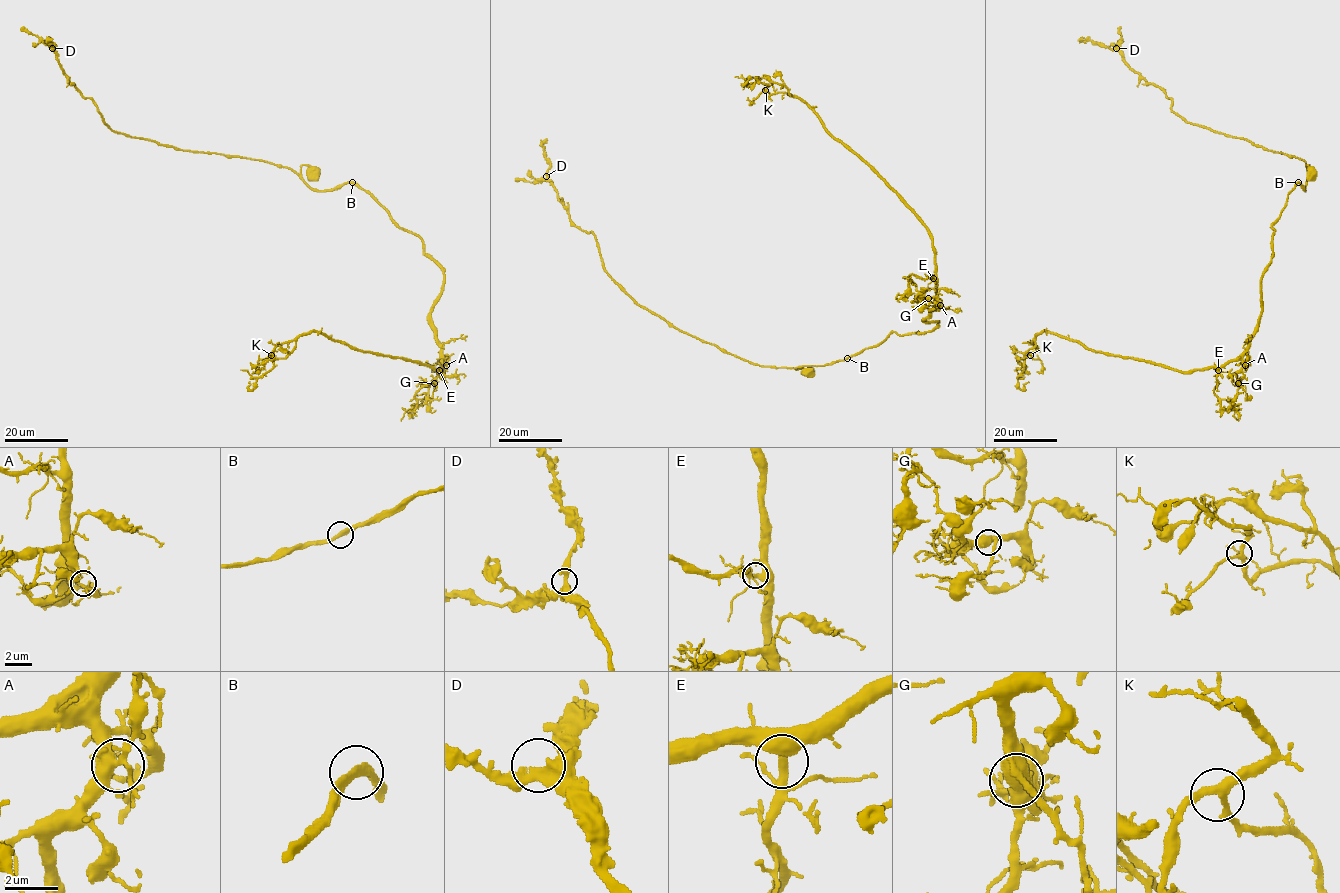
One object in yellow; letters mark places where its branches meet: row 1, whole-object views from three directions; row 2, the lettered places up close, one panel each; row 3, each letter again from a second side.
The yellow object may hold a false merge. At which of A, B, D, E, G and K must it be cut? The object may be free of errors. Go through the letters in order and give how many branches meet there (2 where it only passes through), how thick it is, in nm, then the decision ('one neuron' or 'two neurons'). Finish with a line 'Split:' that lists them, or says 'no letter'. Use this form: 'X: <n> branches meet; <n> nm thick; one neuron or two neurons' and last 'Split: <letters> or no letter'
A: 3 branches meet; 320 nm thick; one neuron
B: 2 branches meet; 320 nm thick; one neuron
D: 2 branches meet; 420 nm thick; one neuron
E: 3 branches meet; 320 nm thick; one neuron
G: 2 branches meet; 500 nm thick; one neuron
K: 3 branches meet; 280 nm thick; one neuron
Split: no letter

